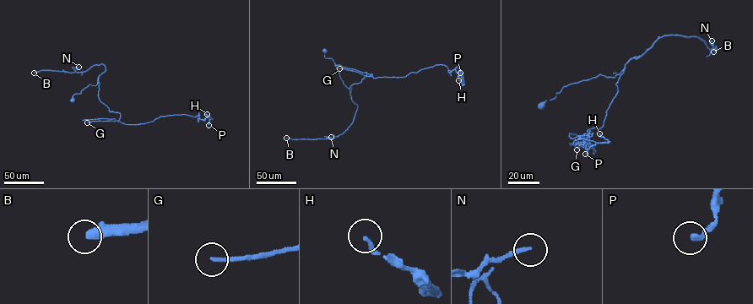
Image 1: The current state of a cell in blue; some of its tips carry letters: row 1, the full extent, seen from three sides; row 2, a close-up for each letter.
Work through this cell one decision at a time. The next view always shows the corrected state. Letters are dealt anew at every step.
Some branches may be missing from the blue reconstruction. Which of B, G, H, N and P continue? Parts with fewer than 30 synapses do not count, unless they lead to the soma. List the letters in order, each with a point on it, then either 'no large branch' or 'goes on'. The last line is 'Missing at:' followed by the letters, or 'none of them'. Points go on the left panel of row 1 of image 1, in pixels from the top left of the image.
B: at (34, 73); goes on
G: at (87, 122); goes on
H: at (207, 114); no large branch
N: at (78, 67); no large branch
P: at (208, 125); no large branch
Missing at: B, G

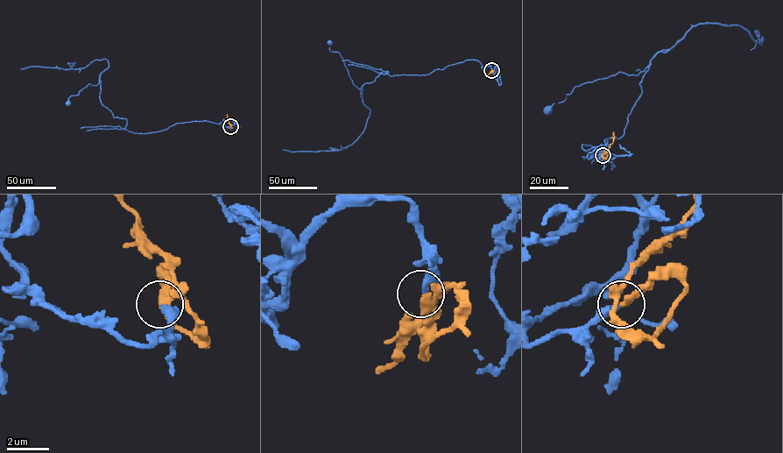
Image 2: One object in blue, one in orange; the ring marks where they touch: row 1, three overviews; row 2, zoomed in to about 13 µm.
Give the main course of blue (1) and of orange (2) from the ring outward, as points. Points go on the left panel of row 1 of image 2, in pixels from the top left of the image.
1: (230, 126), (193, 121), (134, 133), (125, 128), (125, 118), (115, 117), (102, 104), (99, 80), (68, 103)
2: (230, 126), (227, 114)

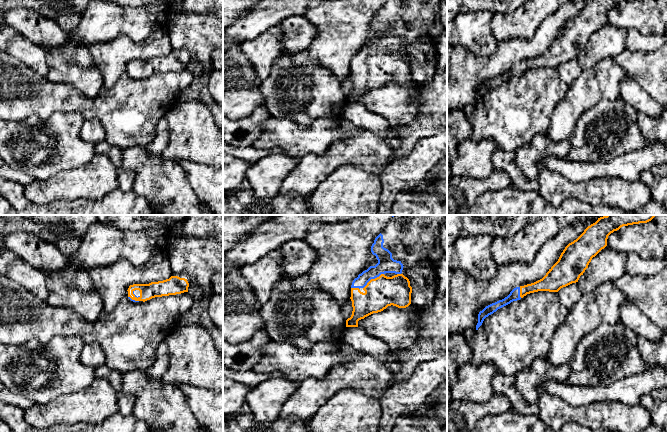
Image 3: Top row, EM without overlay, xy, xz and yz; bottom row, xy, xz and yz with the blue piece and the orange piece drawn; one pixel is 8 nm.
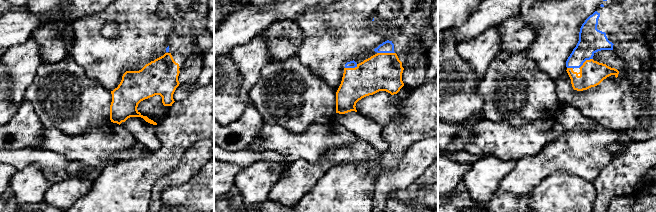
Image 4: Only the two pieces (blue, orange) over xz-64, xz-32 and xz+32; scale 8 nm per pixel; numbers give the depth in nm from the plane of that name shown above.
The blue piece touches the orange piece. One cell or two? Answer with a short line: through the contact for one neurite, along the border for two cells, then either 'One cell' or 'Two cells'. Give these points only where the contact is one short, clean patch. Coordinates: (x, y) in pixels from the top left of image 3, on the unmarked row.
Line: xz (386, 40), (372, 54), (381, 68). One cell

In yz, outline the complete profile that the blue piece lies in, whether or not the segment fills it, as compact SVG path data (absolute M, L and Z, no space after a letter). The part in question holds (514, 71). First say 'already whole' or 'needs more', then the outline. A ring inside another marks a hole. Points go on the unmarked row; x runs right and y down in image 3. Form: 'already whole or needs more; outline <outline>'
needs more; outline M591 0L588 2L576 16L565 23L558 37L542 55L514 64L507 73L480 87L476 106L486 93L511 78L520 76L527 70L538 67L558 68L561 64L578 58L592 34L607 22L608 12L628 1L633 0Z

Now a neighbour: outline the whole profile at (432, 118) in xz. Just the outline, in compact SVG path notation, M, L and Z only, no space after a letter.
M447 67L436 70L418 98L419 114L410 123L394 126L400 146L394 149L393 160L405 157L417 140L447 132Z

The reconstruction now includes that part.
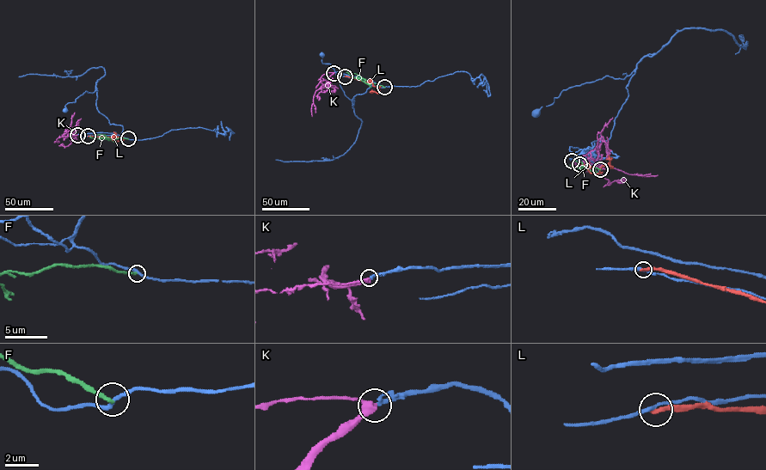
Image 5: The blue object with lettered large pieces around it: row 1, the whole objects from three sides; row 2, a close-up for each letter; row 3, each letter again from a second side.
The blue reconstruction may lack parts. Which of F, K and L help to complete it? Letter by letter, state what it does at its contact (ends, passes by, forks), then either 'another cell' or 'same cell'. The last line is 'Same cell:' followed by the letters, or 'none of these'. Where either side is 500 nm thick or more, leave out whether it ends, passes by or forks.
F: it ends there; another cell
K: it passes by; another cell
L: it ends there; another cell
Same cell: none of these

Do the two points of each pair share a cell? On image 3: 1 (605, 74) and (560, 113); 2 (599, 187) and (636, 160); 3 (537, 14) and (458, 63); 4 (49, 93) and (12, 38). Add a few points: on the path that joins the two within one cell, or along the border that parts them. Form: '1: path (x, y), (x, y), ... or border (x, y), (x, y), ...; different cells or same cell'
1: path (594, 84), (571, 107); same cell
2: border (589, 178), (620, 177), (635, 180); different cells
3: border (521, 37), (498, 41); different cells
4: border (14, 58), (45, 78); different cells

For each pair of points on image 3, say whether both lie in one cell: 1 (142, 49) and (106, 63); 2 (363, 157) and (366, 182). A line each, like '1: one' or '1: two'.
1: one
2: two

